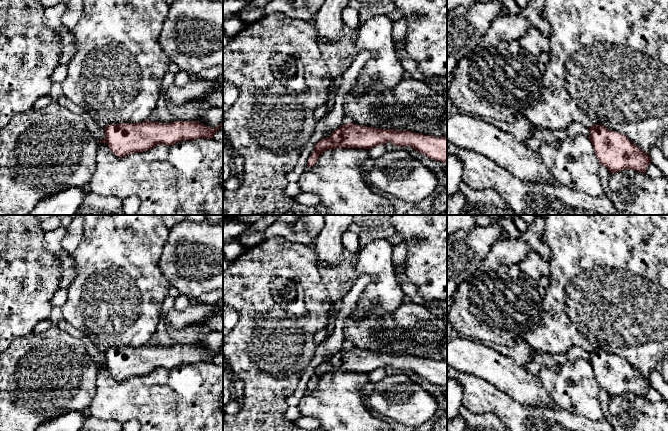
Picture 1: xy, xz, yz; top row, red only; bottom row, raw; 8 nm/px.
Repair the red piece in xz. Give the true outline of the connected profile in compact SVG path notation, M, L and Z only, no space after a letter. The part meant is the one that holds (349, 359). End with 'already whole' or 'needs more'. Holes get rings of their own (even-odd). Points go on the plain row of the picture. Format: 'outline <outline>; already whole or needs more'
outline M348 345L335 353L329 361L322 362L315 368L307 391L313 390L319 379L327 373L371 373L387 366L391 366L393 370L410 370L433 384L447 387L447 361L428 360L408 354L373 352Z; already whole

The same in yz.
outline M593 348L589 355L588 362L597 383L611 398L629 392L645 397L651 386L650 381L626 359L609 354L601 348Z; already whole

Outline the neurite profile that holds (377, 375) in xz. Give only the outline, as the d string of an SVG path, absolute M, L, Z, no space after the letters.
M376 369L369 373L369 382L376 384L383 380L385 377L387 377L385 369Z

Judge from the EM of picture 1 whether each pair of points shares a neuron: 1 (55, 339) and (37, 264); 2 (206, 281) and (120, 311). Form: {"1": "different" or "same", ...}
{"1": "different", "2": "different"}

